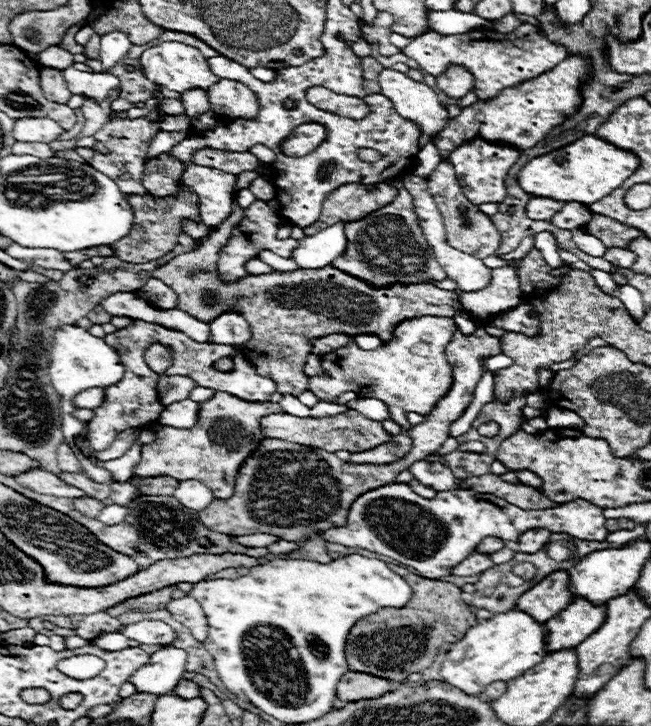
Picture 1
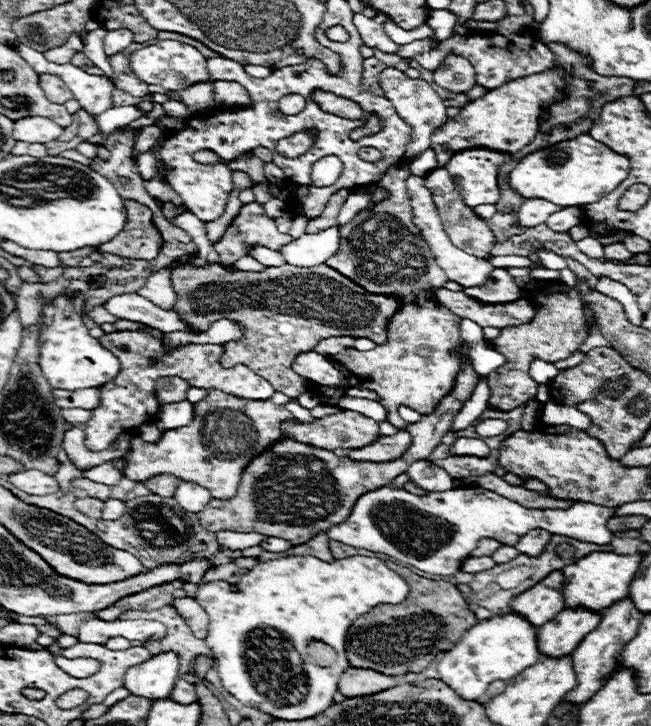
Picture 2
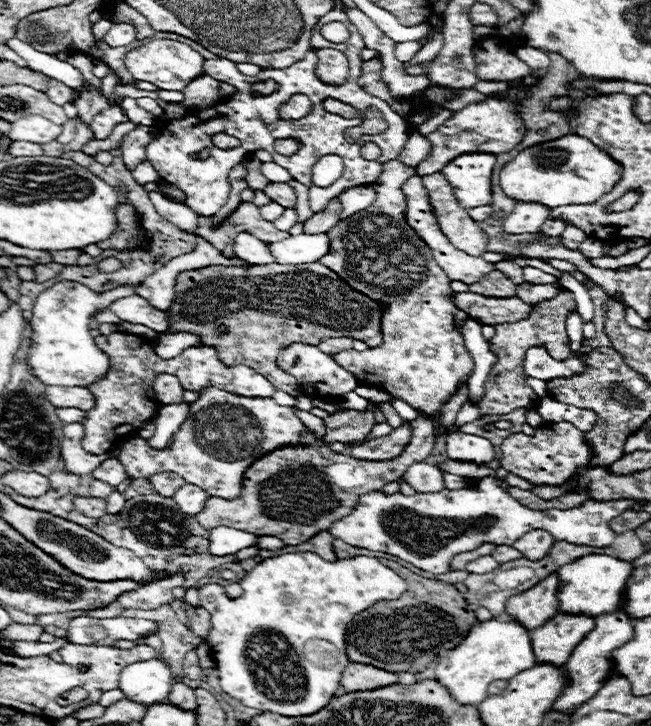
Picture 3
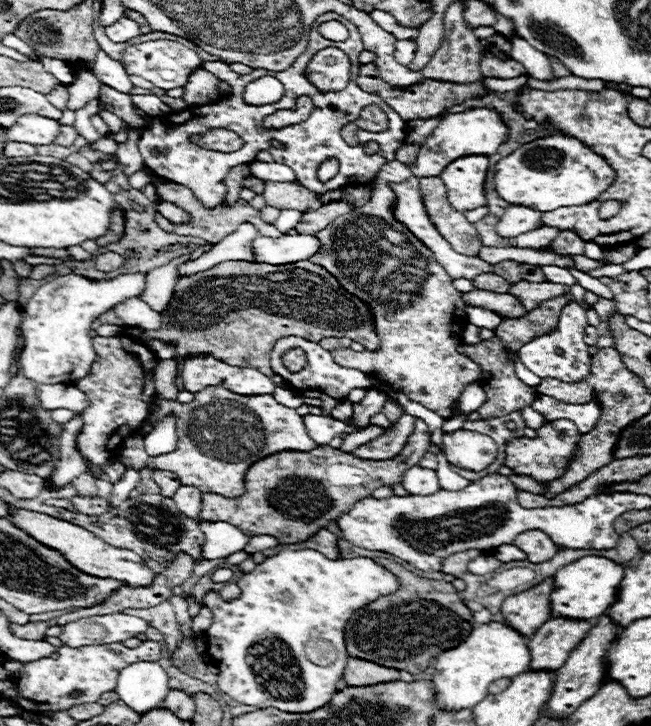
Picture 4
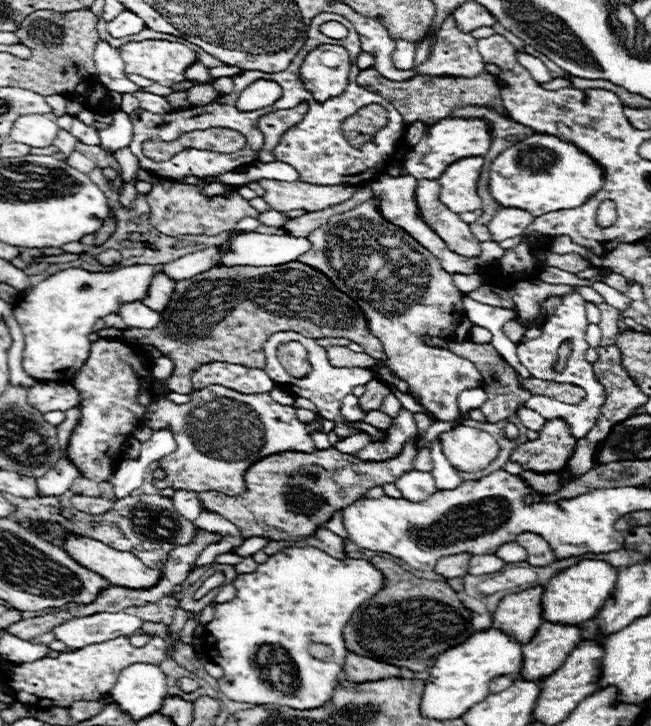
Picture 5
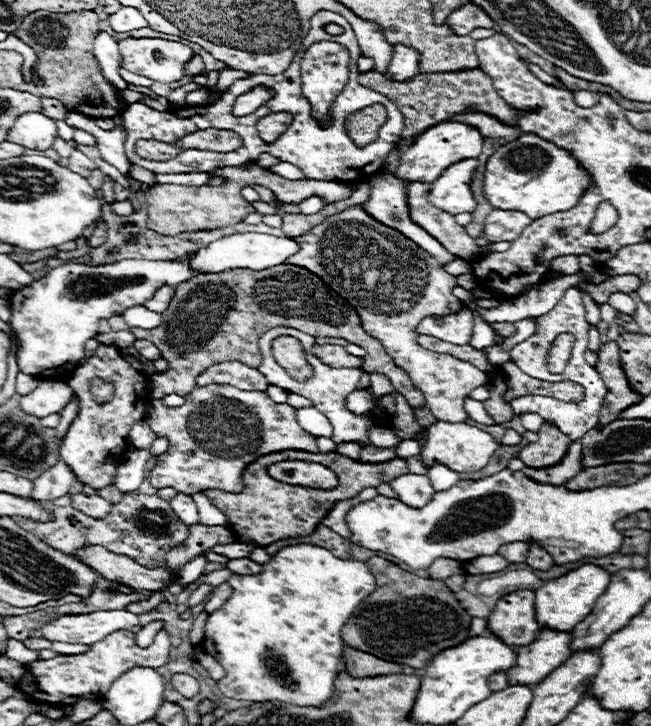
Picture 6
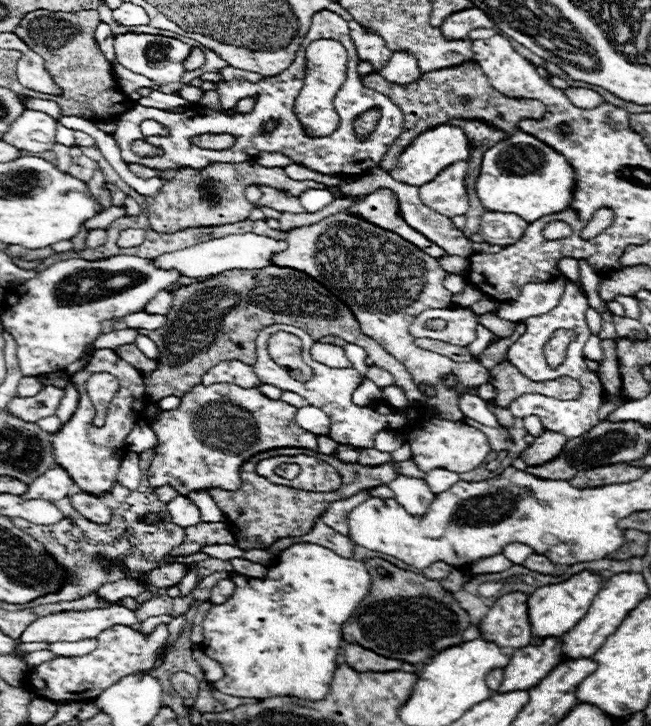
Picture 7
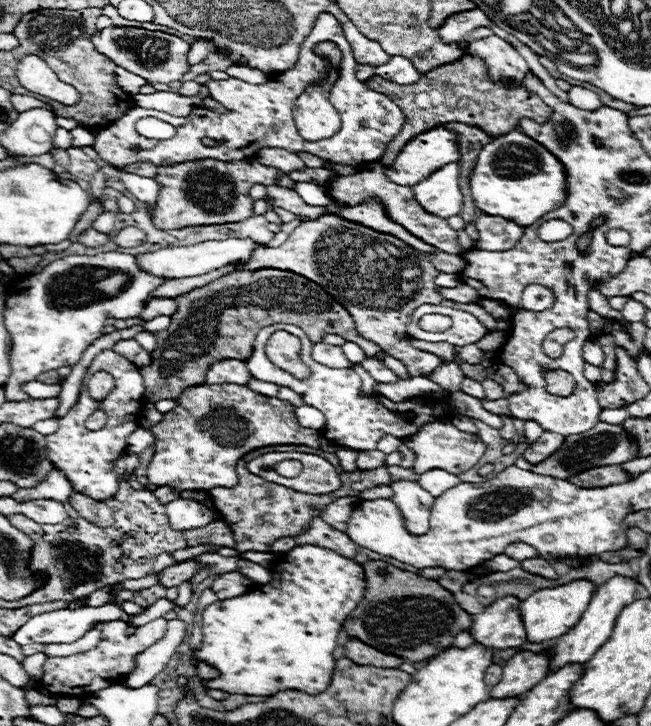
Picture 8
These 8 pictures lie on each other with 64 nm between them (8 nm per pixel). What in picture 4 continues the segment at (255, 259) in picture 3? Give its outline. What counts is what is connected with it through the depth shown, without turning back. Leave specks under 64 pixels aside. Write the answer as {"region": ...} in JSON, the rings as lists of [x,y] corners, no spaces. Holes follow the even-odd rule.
{"region":[[[242,224],[234,234],[226,236],[226,240],[216,244],[206,256],[202,256],[196,262],[188,262],[180,266],[180,276],[192,276],[226,260],[254,262],[254,248],[252,248],[254,238],[256,238],[256,230],[252,228],[252,224]]]}

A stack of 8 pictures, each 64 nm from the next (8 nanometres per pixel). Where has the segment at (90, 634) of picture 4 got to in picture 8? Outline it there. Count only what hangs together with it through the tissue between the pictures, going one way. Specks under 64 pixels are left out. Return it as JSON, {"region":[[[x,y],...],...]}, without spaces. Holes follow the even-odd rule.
{"region":[[[106,604],[100,608],[76,608],[76,610],[56,610],[56,612],[46,612],[40,616],[32,616],[12,638],[24,646],[24,644],[58,644],[58,642],[74,642],[78,638],[82,638],[94,624],[102,622],[114,622],[114,620],[122,620],[122,622],[130,622],[134,616],[126,614],[122,608],[118,608],[118,604]]]}

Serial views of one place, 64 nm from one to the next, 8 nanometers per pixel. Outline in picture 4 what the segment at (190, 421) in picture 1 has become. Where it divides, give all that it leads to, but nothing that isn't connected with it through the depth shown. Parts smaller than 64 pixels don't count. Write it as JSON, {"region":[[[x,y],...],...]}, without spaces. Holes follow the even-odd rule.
{"region":[[[174,416],[162,418],[152,428],[152,432],[144,438],[148,454],[166,454],[176,448],[176,422],[174,420],[176,420]]]}

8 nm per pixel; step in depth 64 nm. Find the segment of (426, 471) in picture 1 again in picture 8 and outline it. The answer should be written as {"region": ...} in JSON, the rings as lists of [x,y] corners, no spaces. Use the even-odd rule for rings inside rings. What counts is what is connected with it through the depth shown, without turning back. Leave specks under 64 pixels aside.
{"region":[[[396,480],[390,484],[394,490],[394,504],[398,504],[400,512],[406,518],[406,526],[414,534],[422,534],[428,530],[430,508],[434,504],[434,496],[426,492],[418,482],[410,480]]]}

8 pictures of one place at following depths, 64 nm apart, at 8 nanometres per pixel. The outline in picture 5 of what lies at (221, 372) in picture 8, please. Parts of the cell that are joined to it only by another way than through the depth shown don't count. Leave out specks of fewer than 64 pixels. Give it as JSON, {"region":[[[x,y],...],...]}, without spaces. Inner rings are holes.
{"region":[[[226,362],[202,364],[192,372],[192,388],[194,390],[200,390],[200,388],[206,388],[212,384],[232,388],[240,394],[270,392],[276,386],[264,370],[234,366],[234,364],[226,364]]]}

